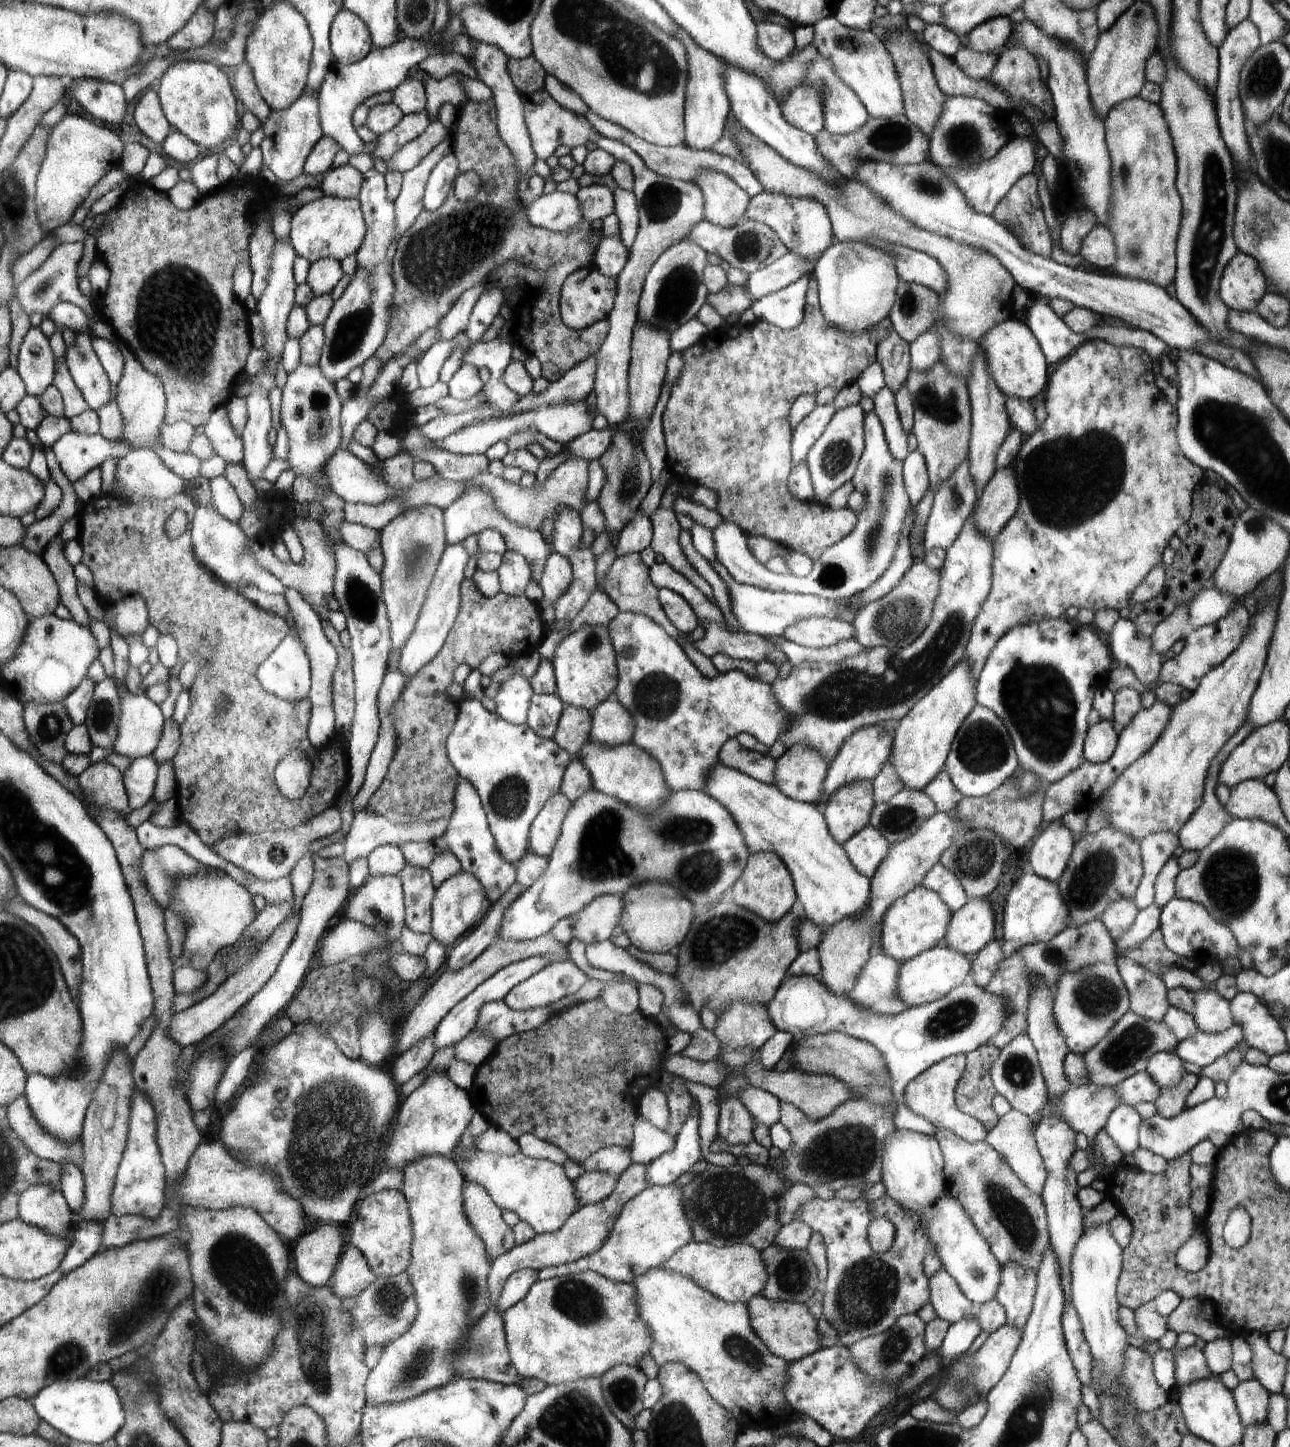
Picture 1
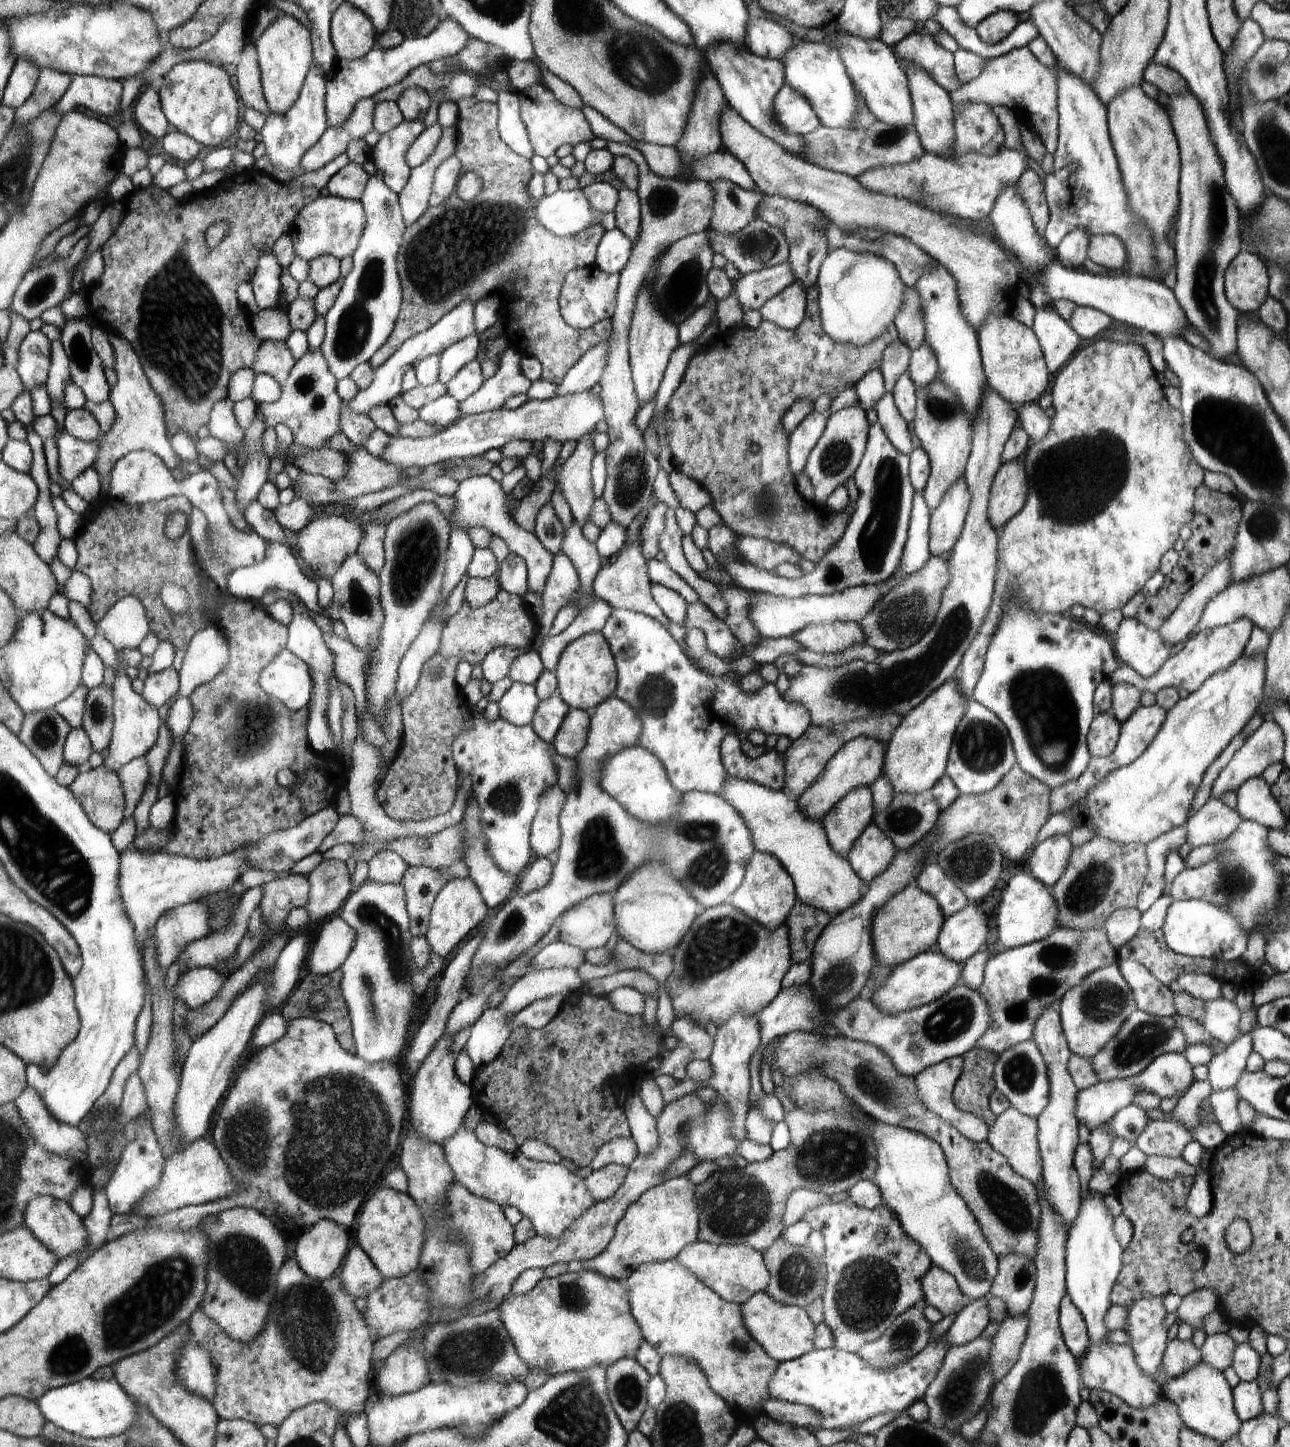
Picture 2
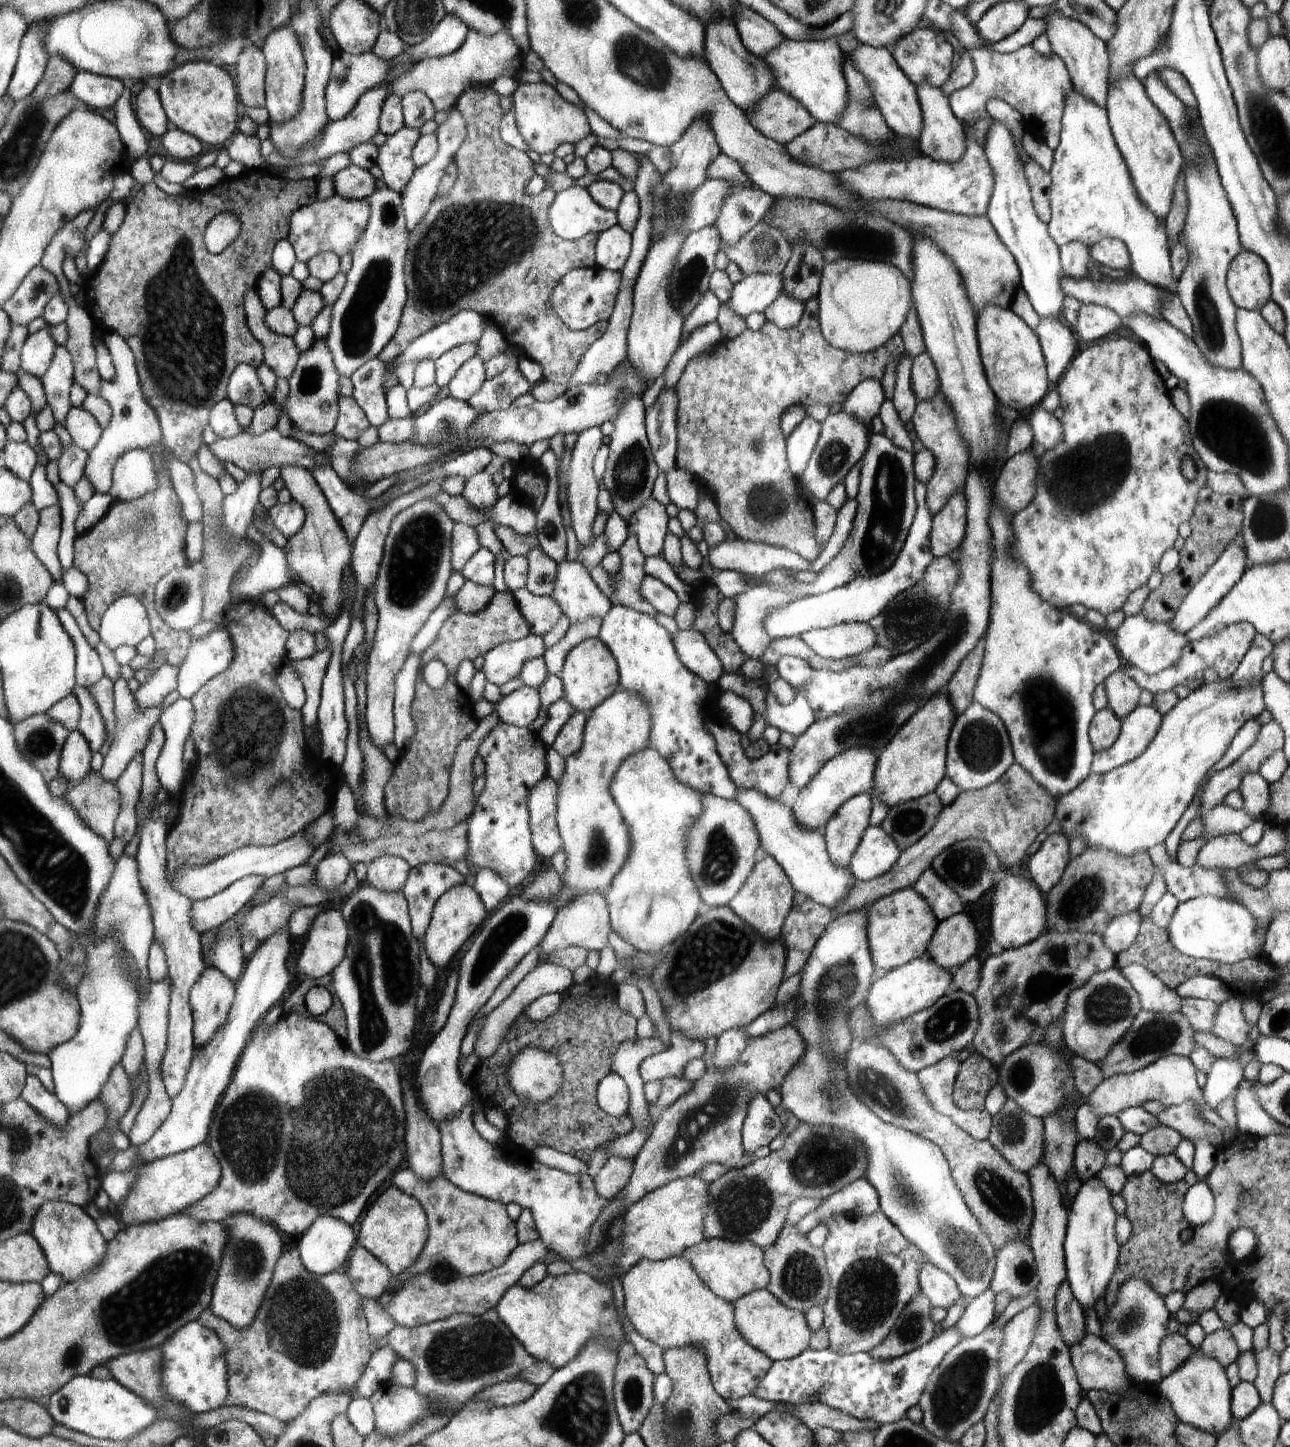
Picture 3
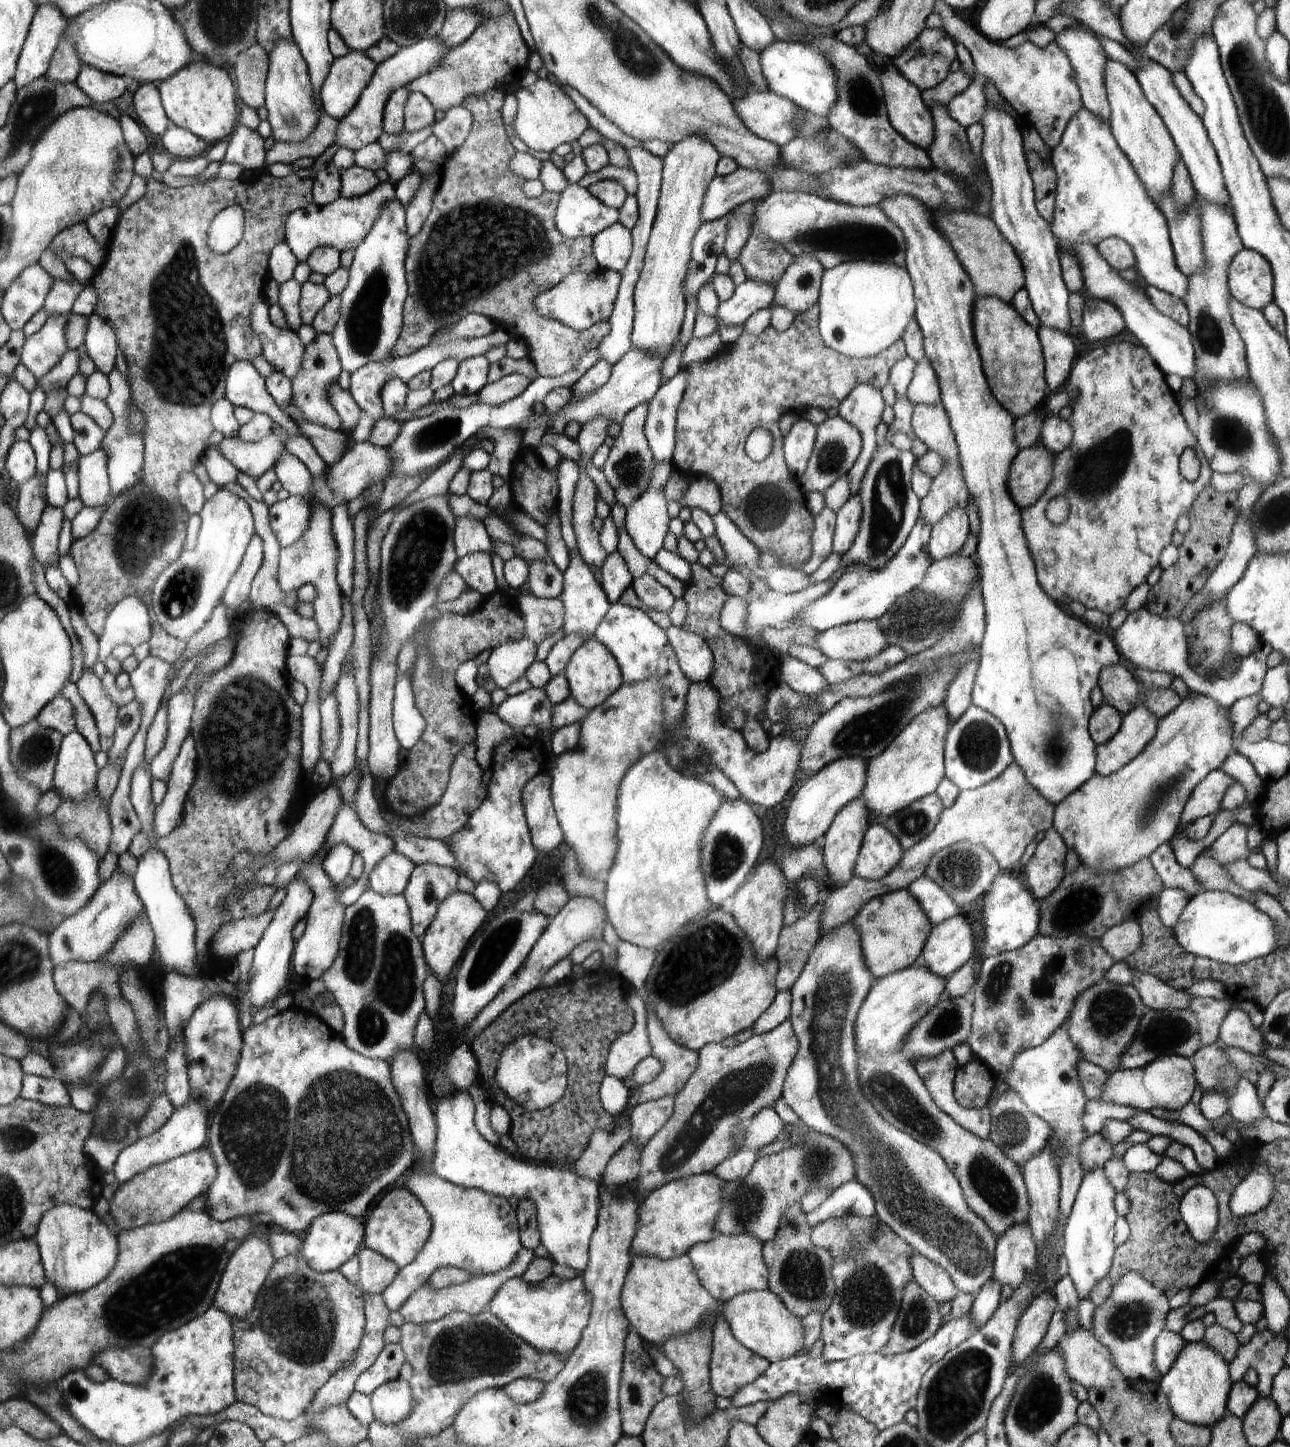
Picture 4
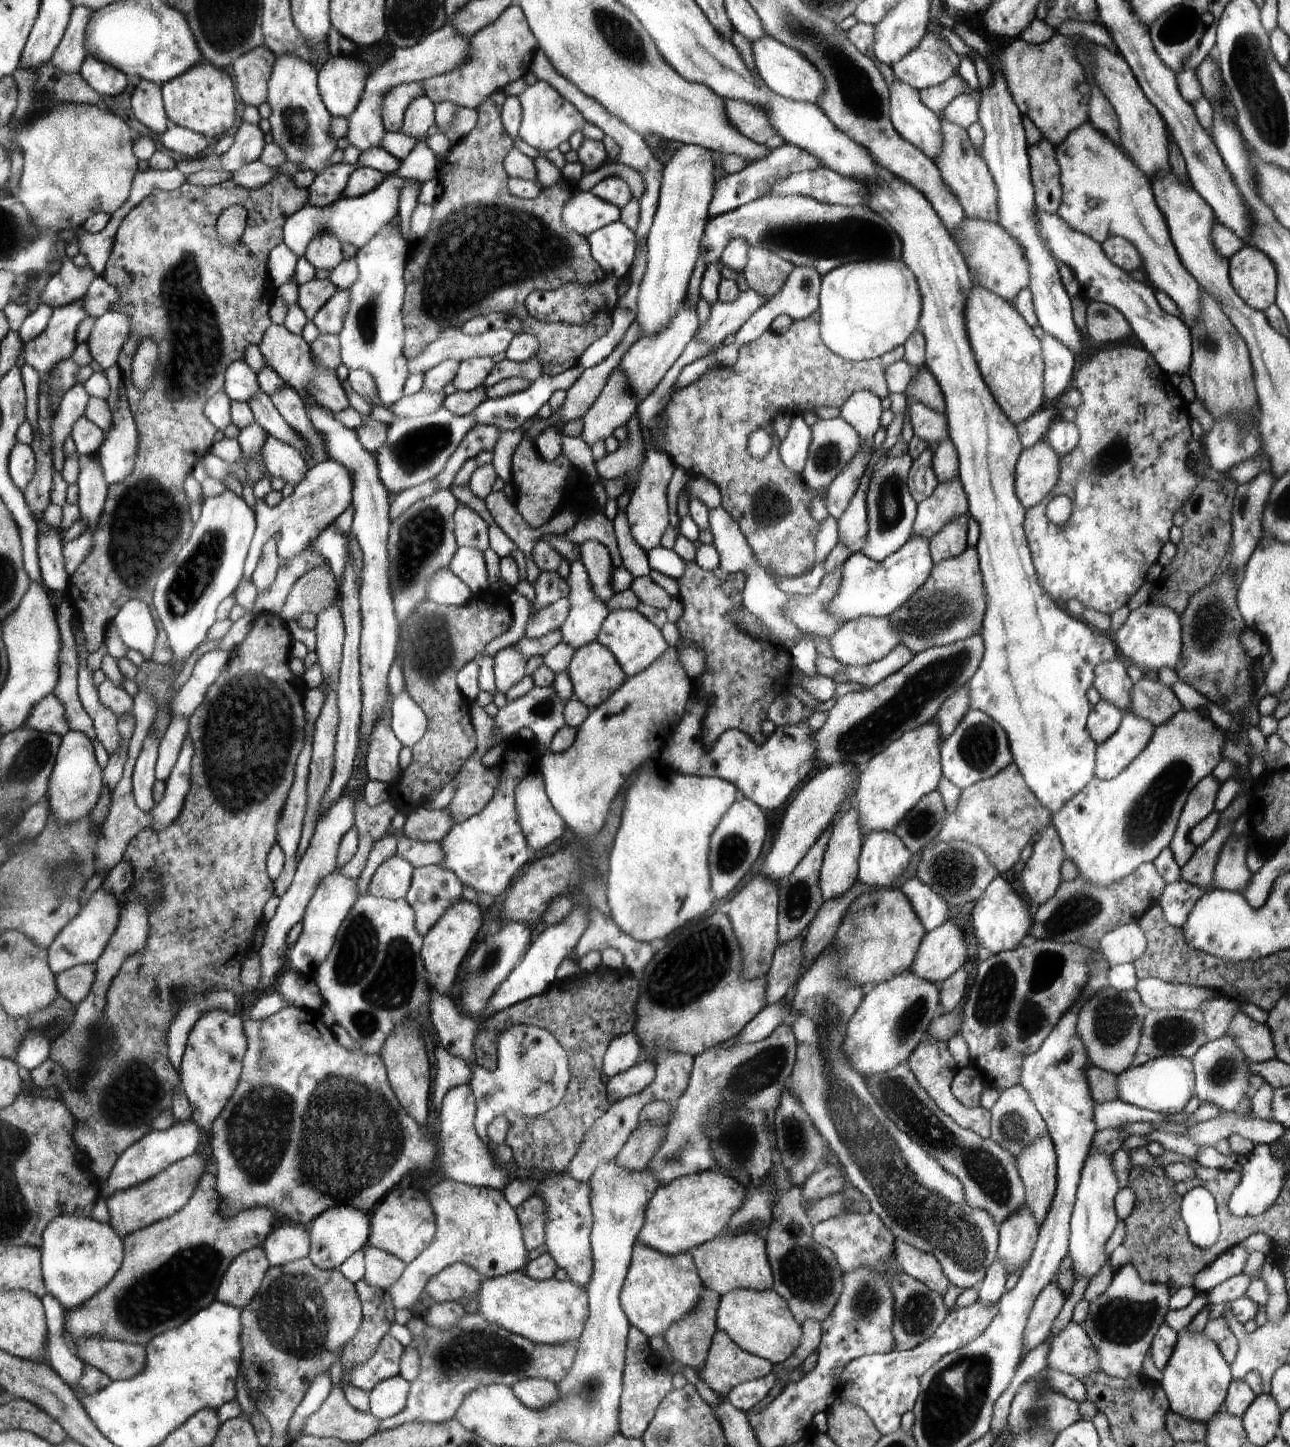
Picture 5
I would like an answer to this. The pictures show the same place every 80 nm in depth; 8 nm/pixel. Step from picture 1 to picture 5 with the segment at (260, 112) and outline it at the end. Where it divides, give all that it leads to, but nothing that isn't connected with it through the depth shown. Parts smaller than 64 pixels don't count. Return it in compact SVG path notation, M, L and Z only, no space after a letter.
M267 46L253 48L233 64L239 94L245 105L255 107L268 99L269 78L277 56Z

